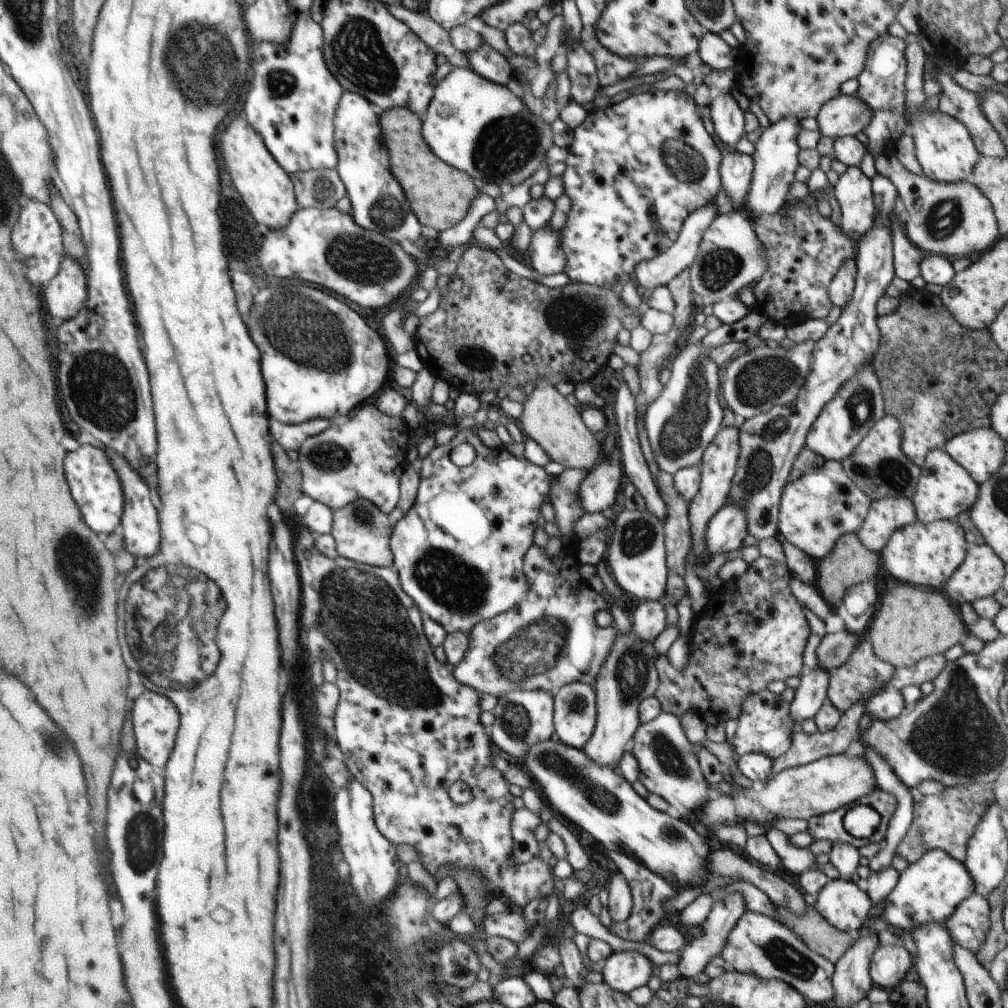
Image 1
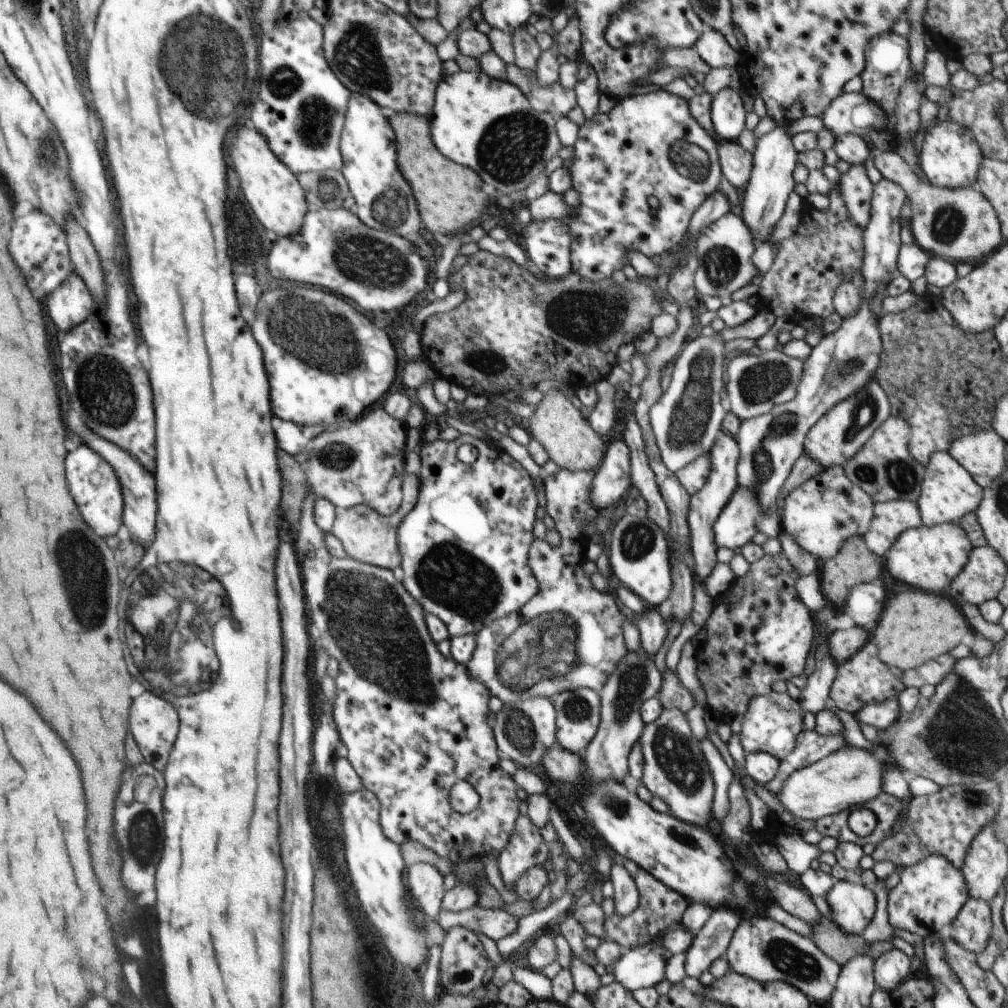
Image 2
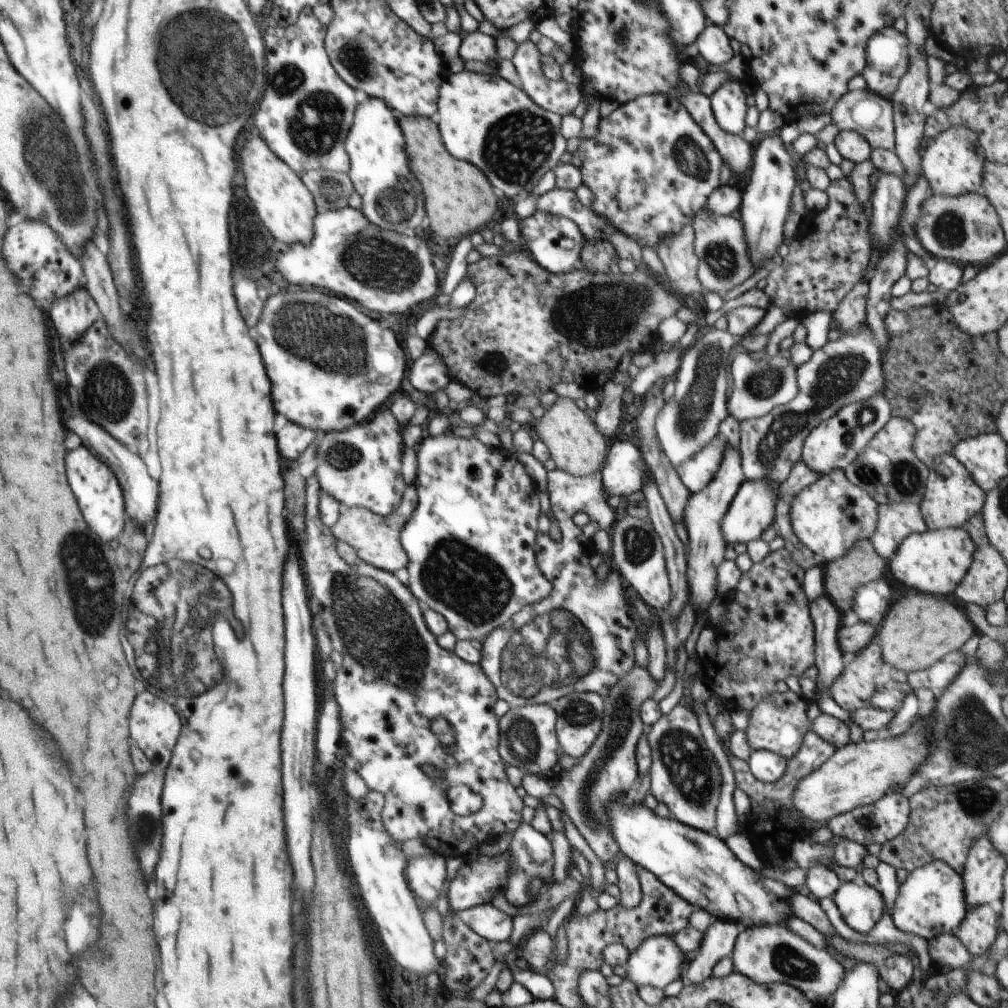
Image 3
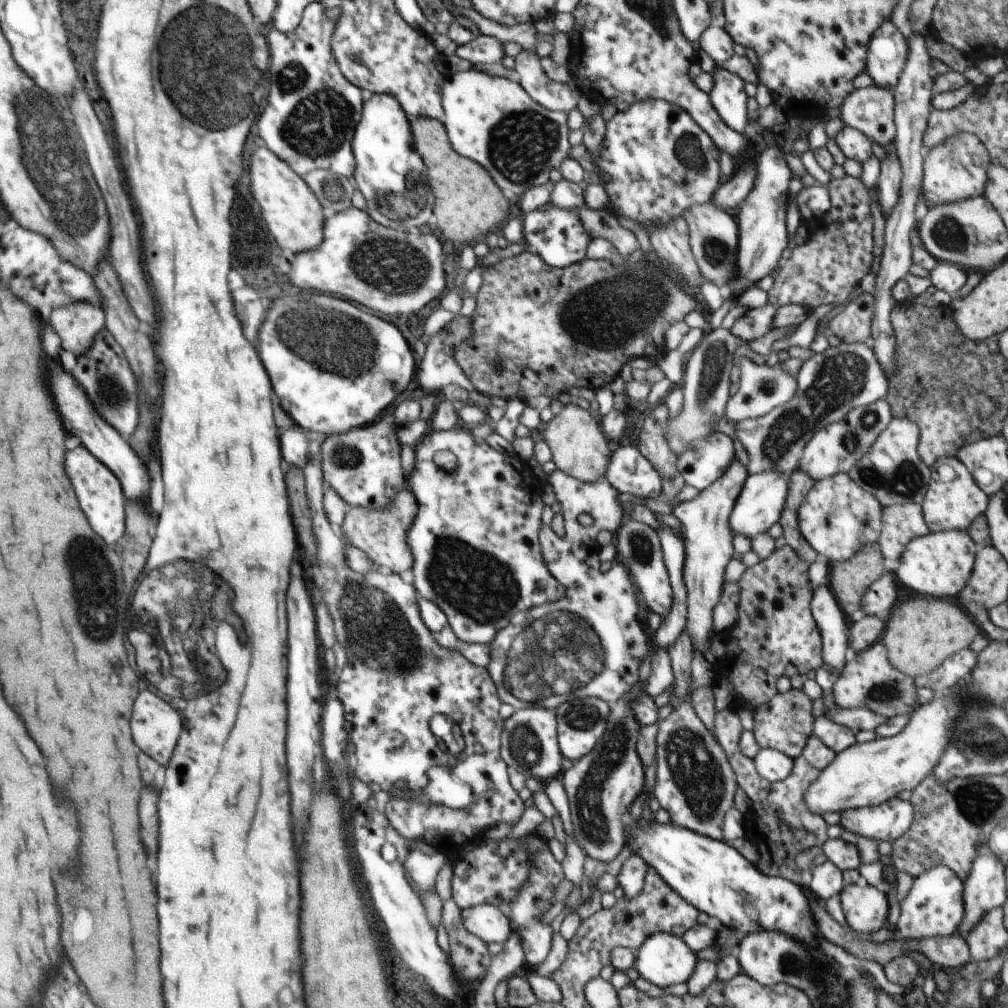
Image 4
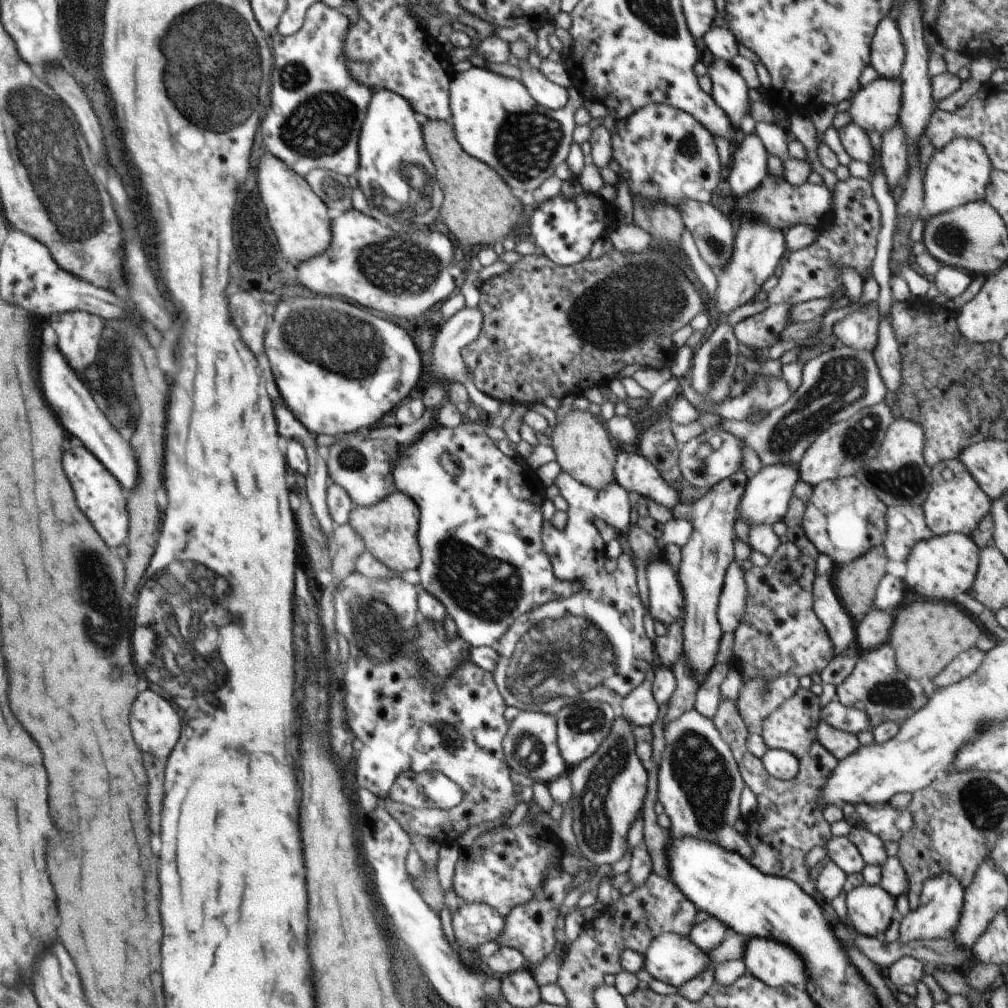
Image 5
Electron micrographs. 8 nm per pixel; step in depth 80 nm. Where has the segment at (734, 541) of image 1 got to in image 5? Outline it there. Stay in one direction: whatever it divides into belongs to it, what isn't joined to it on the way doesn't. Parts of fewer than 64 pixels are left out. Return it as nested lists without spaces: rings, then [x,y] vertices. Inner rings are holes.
[[[796,463],[763,466],[753,478],[747,479],[747,485],[737,512],[737,519],[744,519],[750,527],[760,523],[773,525],[775,522],[782,521],[787,513],[799,476],[799,466]]]

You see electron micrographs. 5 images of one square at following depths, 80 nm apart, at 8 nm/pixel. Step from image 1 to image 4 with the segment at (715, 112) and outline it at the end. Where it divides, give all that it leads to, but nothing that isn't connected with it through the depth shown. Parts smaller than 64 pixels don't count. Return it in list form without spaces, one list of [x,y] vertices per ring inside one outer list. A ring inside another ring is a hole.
[[[722,67],[712,68],[710,72],[714,86],[709,97],[716,112],[732,130],[745,135],[745,126],[748,123],[745,82],[737,74]]]

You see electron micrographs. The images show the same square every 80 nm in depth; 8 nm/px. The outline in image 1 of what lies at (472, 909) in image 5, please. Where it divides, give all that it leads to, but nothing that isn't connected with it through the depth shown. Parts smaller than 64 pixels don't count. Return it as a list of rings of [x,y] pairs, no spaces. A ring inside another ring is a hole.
[[[506,910],[500,914],[486,914],[482,920],[482,928],[487,937],[506,938],[516,944],[522,943],[532,932],[529,921],[513,910]]]

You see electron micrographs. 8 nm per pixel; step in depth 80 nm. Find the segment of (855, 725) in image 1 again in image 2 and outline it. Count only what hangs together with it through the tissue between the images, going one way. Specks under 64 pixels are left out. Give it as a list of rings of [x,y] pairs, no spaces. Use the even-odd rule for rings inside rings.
[[[804,728],[803,732],[796,738],[797,745],[794,746],[794,750],[786,758],[780,760],[778,774],[770,780],[770,783],[767,783],[763,787],[773,795],[776,794],[780,790],[782,782],[794,770],[811,766],[818,762],[818,760],[823,760],[830,754],[838,752],[840,748],[848,745],[849,743],[846,742],[844,735],[844,732],[840,732],[840,734],[821,736],[815,733],[815,730],[808,731]]]

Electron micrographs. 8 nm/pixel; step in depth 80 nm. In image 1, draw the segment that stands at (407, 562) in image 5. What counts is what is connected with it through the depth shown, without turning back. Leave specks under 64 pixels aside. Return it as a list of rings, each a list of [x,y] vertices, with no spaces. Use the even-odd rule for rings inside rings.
[[[408,464],[399,485],[400,500],[398,500],[396,508],[389,514],[385,514],[378,506],[362,498],[346,504],[343,508],[334,509],[331,534],[336,544],[338,556],[362,565],[392,567],[394,558],[392,558],[392,550],[390,550],[390,536],[392,536],[396,522],[410,511],[417,496],[419,479],[418,472],[414,470],[412,465]]]

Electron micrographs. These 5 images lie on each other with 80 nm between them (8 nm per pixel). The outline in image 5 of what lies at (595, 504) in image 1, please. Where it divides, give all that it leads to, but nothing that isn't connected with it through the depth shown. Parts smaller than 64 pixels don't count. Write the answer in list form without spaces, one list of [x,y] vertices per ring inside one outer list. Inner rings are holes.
[[[638,451],[618,452],[614,474],[615,483],[628,492],[634,490],[671,510],[680,503],[680,492],[670,486],[658,469]]]

